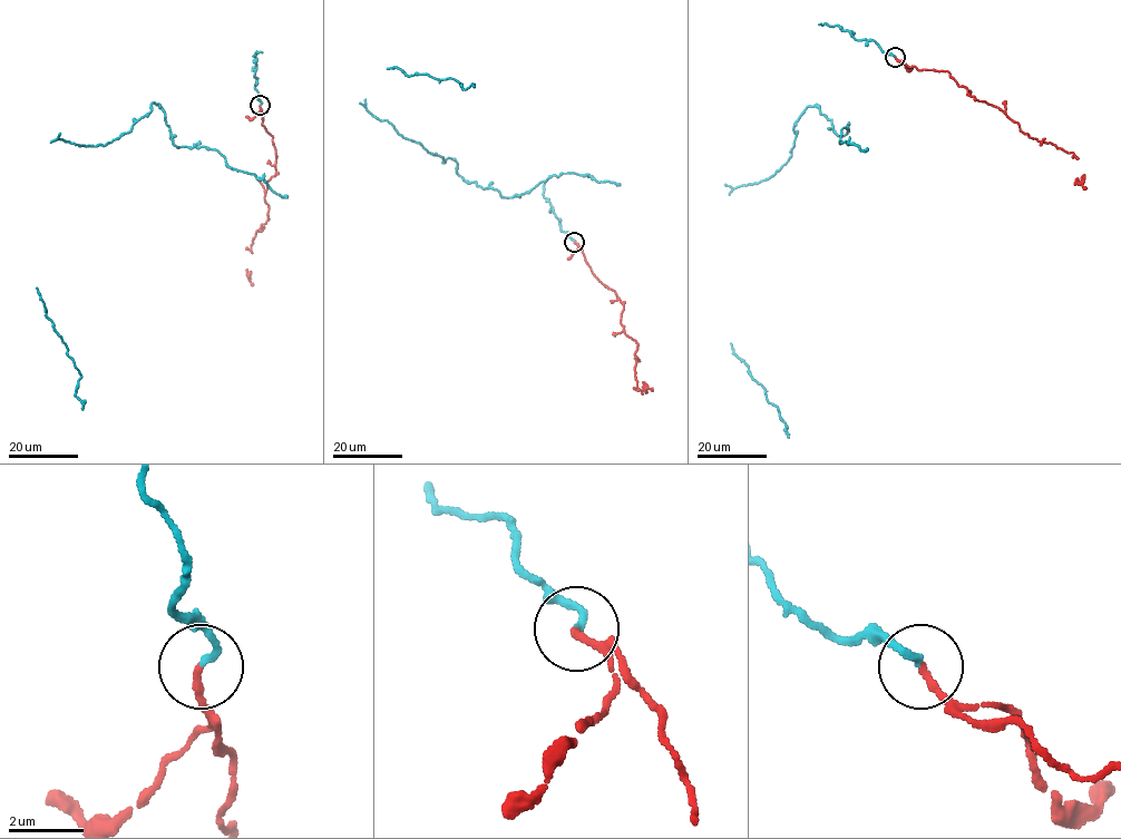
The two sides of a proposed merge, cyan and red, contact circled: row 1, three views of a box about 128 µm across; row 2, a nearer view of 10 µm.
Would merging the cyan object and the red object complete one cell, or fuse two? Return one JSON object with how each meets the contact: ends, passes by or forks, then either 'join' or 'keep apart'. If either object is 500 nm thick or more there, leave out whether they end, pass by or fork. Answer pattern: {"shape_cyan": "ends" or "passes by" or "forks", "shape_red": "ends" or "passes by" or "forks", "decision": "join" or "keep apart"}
{"shape_cyan": "ends", "shape_red": "ends", "decision": "join"}

